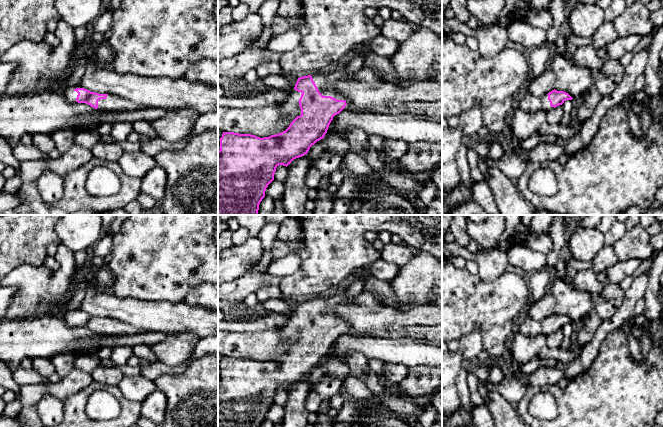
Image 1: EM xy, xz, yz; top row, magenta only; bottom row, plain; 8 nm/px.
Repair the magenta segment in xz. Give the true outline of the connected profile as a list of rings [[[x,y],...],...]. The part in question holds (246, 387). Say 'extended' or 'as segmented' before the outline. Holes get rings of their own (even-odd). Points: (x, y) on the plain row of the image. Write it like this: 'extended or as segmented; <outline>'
extended; [[[345,290],[328,297],[318,295],[298,302],[294,313],[302,317],[298,325],[301,339],[285,355],[263,362],[251,358],[223,356],[218,375],[218,427],[260,427],[265,421],[266,412],[274,404],[276,392],[279,389],[287,391],[324,362],[333,341],[347,328],[346,321],[332,311],[338,306],[346,305],[356,305],[372,311],[387,307],[382,300],[365,290],[353,300],[348,299]]]

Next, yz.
extended; [[[552,314],[548,318],[542,321],[535,321],[531,317],[527,316],[524,321],[516,328],[516,331],[522,333],[525,336],[537,336],[538,330],[552,330],[557,331],[562,329],[566,324],[572,324],[573,322],[564,315]]]

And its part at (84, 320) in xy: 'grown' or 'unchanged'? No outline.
grown

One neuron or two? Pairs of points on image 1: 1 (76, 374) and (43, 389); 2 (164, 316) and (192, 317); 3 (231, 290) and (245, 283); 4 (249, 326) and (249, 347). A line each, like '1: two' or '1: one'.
1: one
2: one
3: one
4: two

